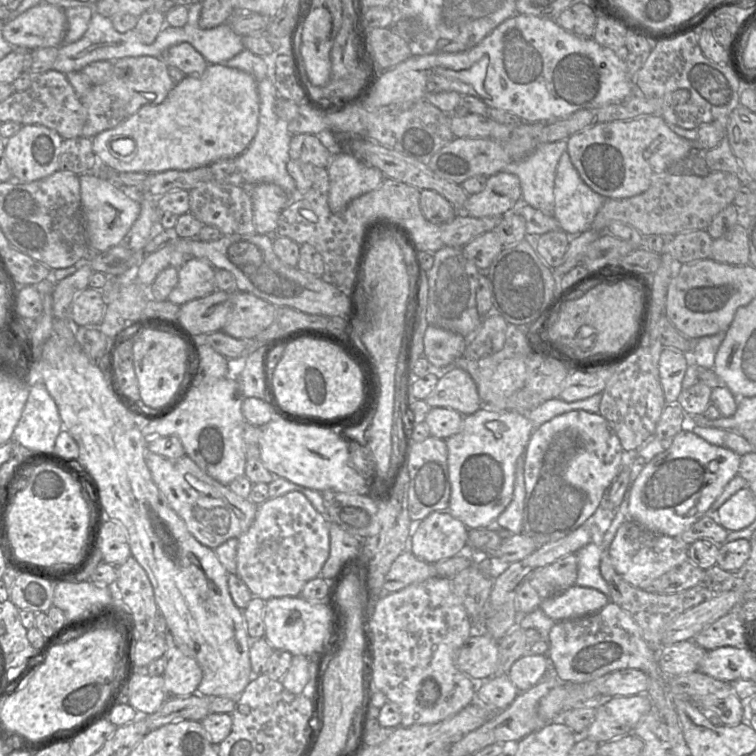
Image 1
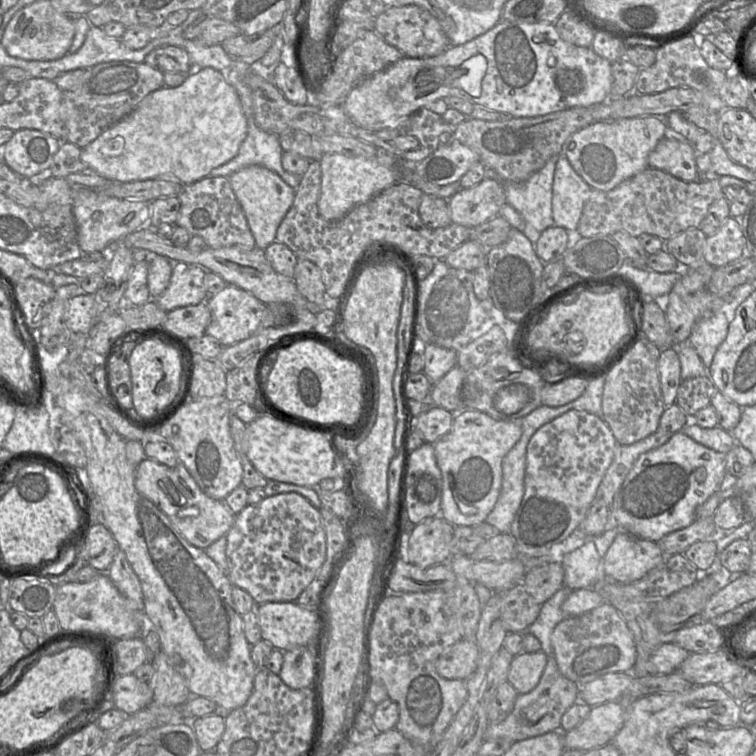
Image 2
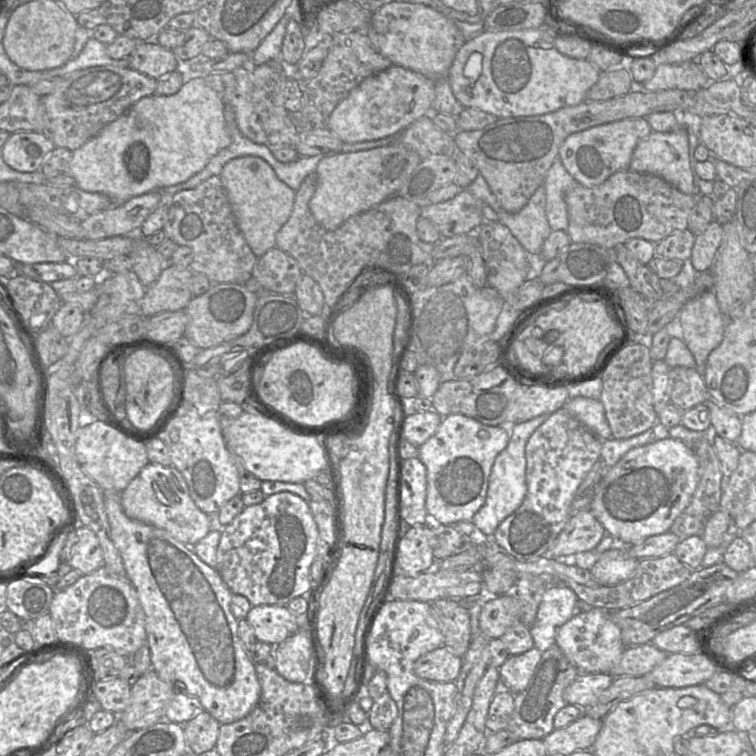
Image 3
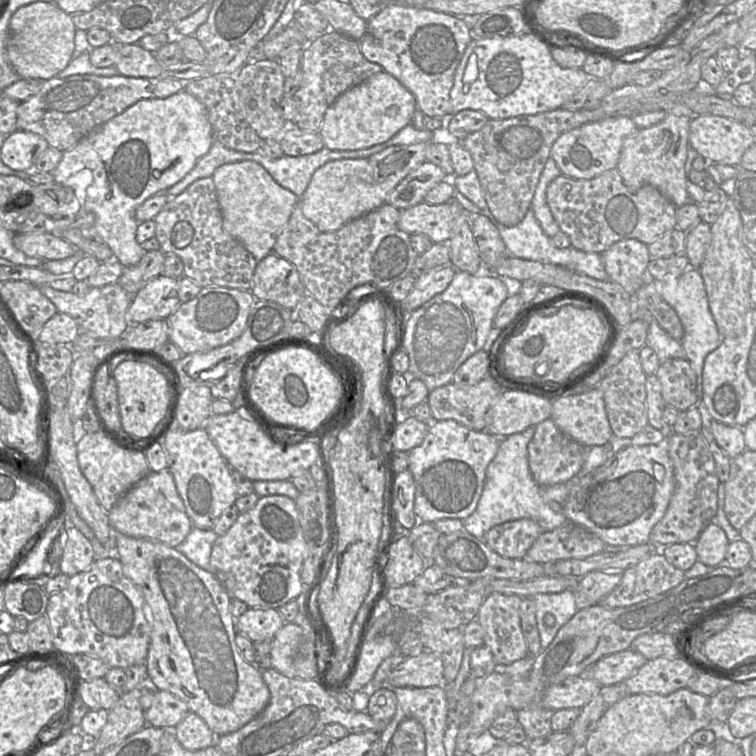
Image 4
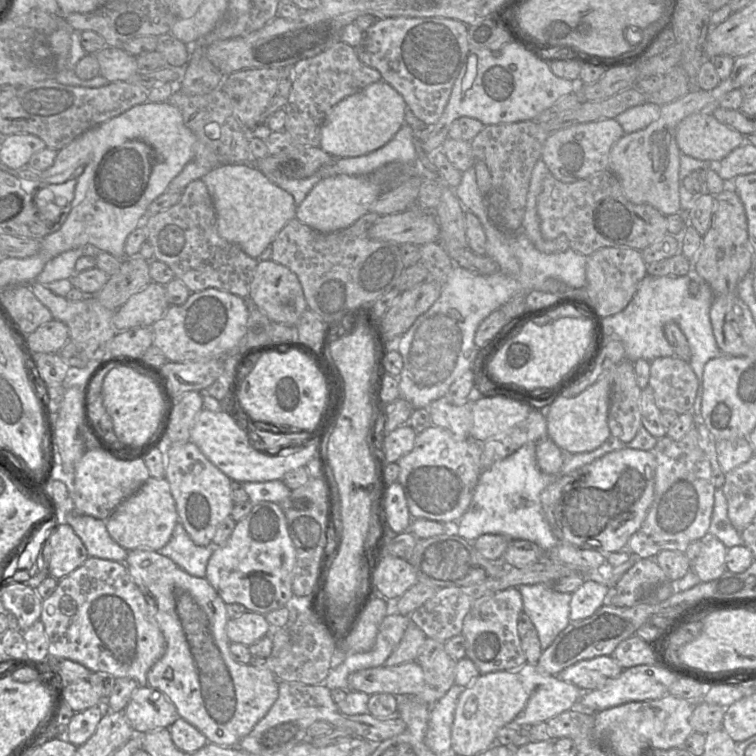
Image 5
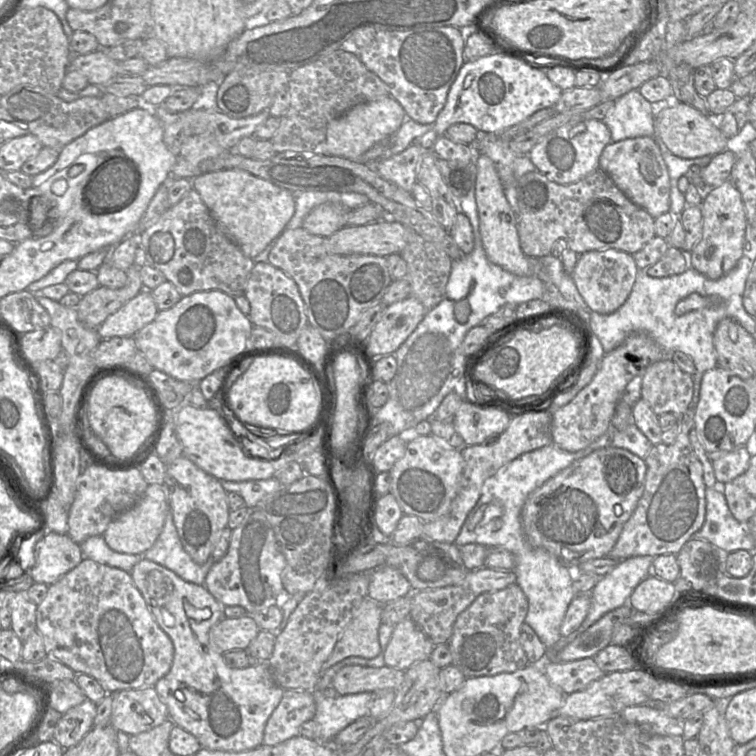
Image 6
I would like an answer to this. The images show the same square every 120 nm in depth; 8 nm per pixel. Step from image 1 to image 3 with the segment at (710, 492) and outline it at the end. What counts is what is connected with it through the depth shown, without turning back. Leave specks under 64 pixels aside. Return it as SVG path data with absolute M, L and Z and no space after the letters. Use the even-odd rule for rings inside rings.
M668 437L629 450L602 476L594 487L590 512L603 525L606 534L618 539L622 545L633 546L648 537L670 531L675 519L689 505L699 482L699 462L691 446Z

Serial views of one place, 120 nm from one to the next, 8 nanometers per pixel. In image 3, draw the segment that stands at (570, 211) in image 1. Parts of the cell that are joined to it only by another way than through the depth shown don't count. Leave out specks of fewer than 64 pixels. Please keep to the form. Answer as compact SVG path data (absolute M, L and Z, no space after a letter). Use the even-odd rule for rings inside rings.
M557 157L548 170L543 186L546 192L546 216L552 231L567 232L569 226L565 194L578 182L569 174Z

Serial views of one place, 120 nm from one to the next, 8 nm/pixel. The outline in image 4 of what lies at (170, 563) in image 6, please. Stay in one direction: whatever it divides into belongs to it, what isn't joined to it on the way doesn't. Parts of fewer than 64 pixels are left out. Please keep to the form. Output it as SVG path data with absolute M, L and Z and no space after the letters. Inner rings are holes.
M192 528L186 539L175 548L200 568L209 570L212 548L217 538L212 529Z

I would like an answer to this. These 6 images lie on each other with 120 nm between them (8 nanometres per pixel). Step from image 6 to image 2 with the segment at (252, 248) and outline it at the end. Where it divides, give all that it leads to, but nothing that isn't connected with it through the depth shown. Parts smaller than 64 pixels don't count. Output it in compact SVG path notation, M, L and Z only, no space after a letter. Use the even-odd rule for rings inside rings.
M260 165L244 167L228 178L246 216L256 246L265 250L276 240L277 229L294 201L295 189L274 171Z

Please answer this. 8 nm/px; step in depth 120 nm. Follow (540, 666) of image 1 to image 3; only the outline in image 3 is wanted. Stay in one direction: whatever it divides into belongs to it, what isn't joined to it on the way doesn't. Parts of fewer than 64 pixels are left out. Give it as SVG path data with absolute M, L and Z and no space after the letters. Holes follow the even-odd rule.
M535 647L522 654L509 656L498 668L501 687L513 694L522 692L528 686L541 656L542 652Z

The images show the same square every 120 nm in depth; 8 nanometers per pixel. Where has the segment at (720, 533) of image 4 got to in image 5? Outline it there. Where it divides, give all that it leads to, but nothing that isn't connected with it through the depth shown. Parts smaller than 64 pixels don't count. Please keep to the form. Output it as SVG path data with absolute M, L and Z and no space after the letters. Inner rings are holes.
M708 535L695 560L692 562L692 571L701 582L709 582L719 578L726 570L726 554L728 548L716 537Z

